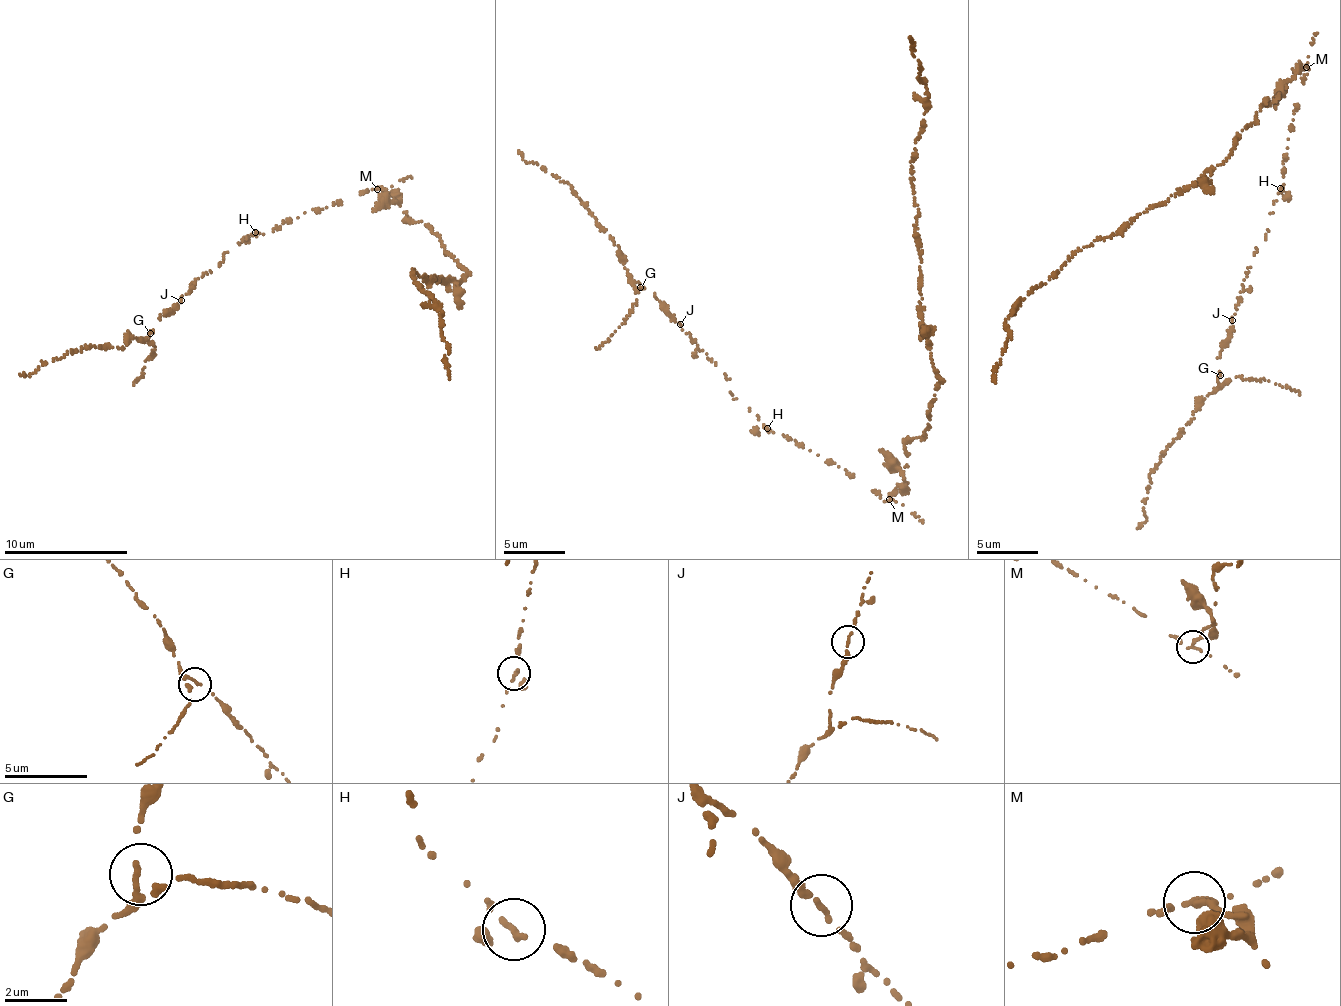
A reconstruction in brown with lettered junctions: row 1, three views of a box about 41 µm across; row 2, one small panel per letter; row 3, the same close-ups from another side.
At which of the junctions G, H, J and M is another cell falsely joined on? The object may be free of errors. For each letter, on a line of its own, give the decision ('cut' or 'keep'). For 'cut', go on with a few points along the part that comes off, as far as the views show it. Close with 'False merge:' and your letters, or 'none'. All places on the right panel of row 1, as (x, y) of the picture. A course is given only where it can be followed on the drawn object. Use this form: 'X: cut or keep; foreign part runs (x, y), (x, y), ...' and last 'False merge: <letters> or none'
G: keep
H: keep
J: keep
M: cut; foreign part runs (1307, 66), (1269, 101), (1264, 99), (1255, 124), (1238, 134), (1220, 164), (1097, 240), (1011, 310), (995, 383)
False merge: M

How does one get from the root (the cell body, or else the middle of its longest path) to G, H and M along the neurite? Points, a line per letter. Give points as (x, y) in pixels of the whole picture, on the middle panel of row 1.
G: (897, 486), (884, 501), (845, 469), (767, 428), (732, 395), (725, 374), (698, 349), (654, 293), (640, 287)
H: (897, 486), (884, 501), (845, 469), (834, 463), (829, 464), (795, 440), (767, 428)
M: (897, 486), (890, 500)

